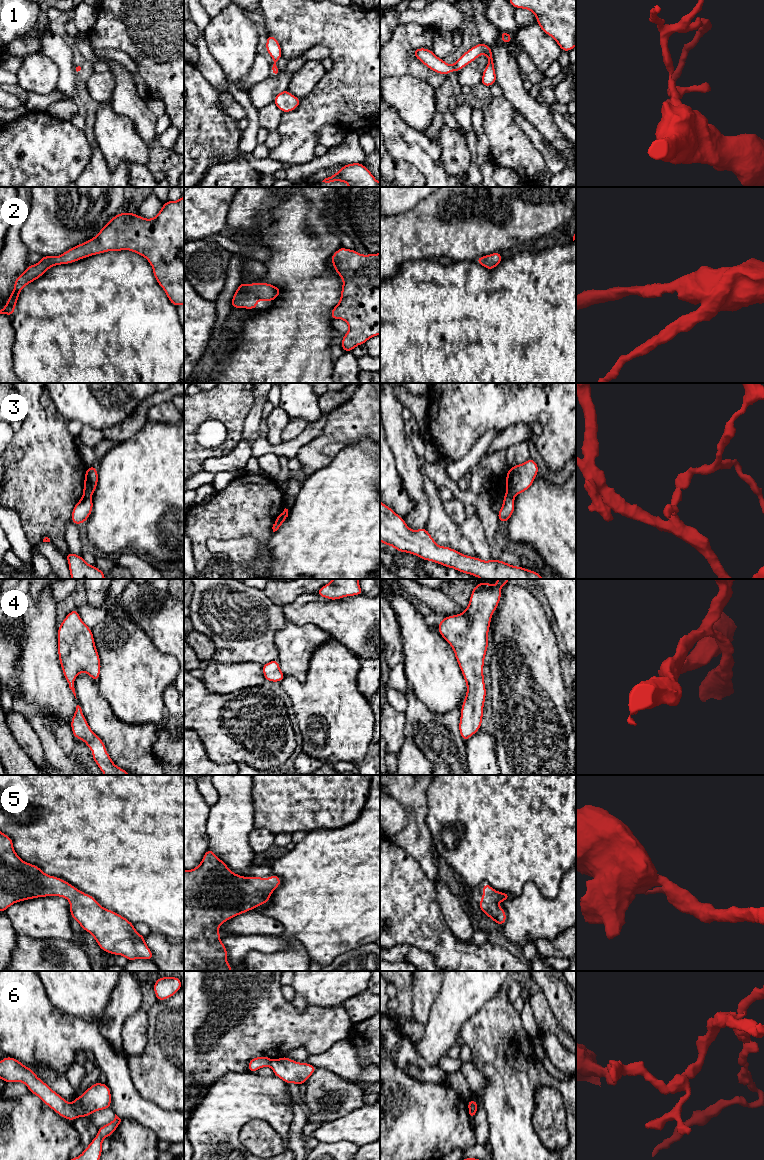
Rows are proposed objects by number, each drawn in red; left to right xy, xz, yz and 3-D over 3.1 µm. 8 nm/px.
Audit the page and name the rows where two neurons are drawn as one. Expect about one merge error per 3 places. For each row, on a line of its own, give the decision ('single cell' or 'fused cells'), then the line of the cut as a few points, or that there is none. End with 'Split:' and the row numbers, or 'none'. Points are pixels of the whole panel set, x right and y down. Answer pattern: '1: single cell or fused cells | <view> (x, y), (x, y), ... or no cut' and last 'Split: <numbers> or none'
1: single cell | no cut
2: single cell | no cut
3: fused cells | yz (506, 494), (510, 494), (513, 497)
4: single cell | no cut
5: single cell | no cut
6: fused cells | xy (71, 1104), (78, 1116)
Split: 3, 6

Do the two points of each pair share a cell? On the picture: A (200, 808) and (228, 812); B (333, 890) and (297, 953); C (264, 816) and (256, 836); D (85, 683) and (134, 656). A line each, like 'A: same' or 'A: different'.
A: different
B: different
C: different
D: different

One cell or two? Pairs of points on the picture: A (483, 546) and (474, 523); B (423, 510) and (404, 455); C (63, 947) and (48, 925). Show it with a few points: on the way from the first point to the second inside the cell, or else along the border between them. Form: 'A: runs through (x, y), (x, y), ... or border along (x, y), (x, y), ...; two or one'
A: runs through (478, 540), (474, 529); one
B: runs through (418, 496), (408, 469); one
C: border along (34, 939), (67, 939), (69, 941); two

